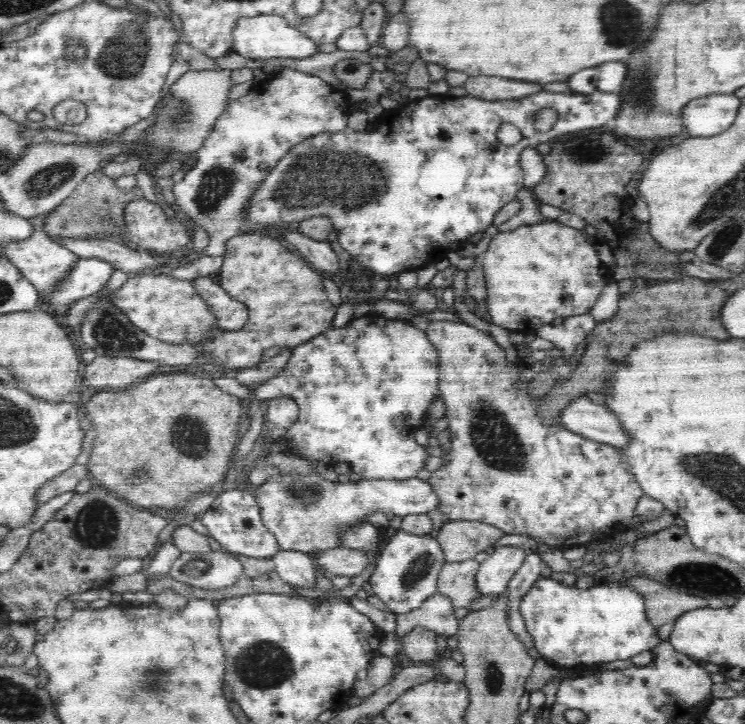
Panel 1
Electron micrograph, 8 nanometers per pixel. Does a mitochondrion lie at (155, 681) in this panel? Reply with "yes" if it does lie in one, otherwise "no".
yes

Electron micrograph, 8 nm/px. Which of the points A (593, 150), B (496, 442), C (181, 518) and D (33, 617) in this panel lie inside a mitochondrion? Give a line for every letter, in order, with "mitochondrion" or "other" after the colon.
A: mitochondrion
B: mitochondrion
C: other
D: other

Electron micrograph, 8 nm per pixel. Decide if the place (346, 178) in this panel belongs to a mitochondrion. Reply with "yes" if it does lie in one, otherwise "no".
yes

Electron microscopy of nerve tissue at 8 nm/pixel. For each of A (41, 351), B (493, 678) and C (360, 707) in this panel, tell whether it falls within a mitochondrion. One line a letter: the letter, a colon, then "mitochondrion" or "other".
A: other
B: mitochondrion
C: other

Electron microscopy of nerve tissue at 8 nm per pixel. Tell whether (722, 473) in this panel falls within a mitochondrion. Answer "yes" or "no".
yes

